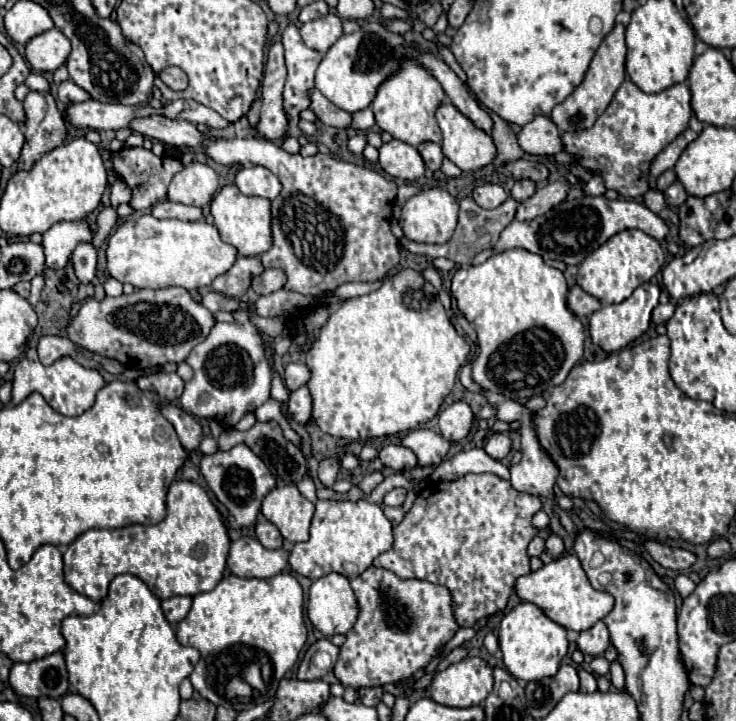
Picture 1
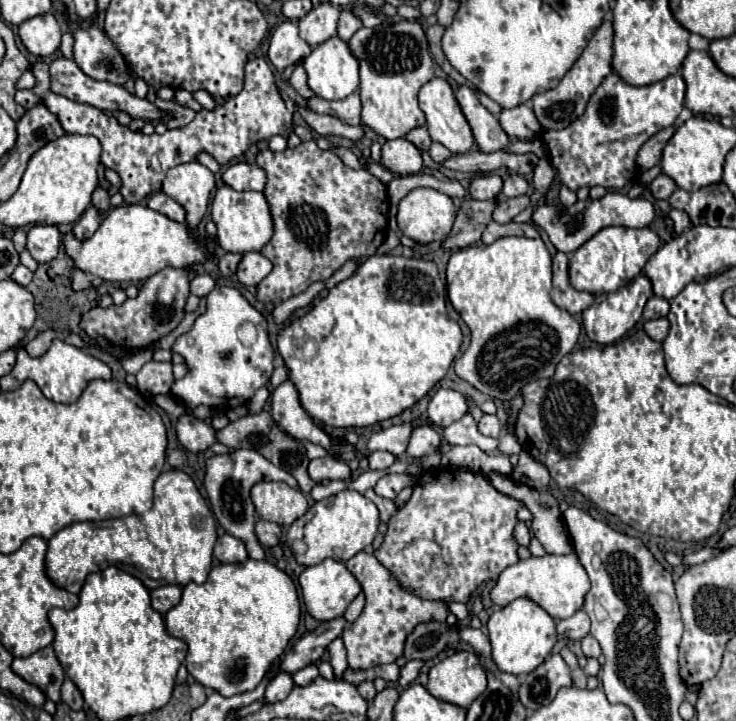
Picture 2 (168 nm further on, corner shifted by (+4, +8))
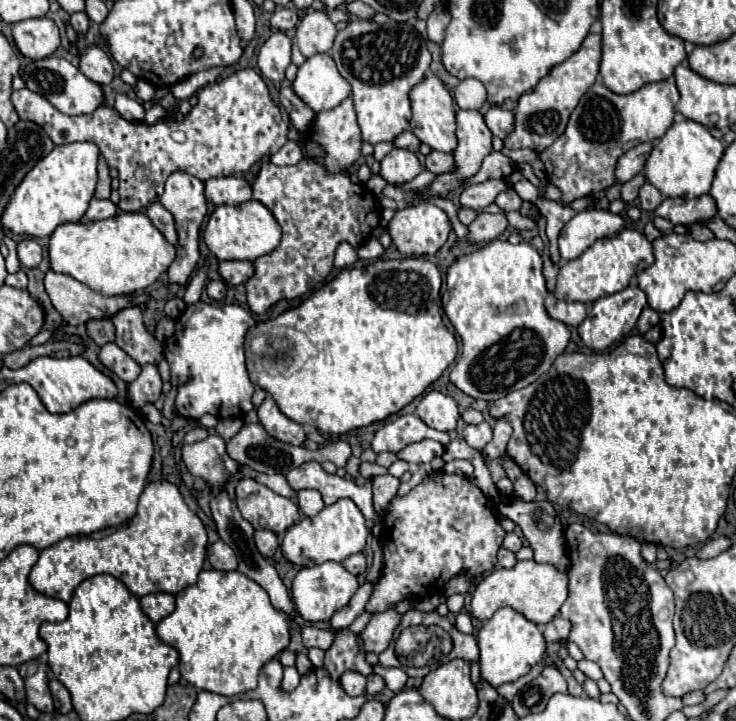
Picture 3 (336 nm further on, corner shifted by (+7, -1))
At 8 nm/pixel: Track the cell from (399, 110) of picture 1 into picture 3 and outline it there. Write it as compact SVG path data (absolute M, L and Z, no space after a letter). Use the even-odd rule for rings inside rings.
M351 20L345 30L341 30L335 38L335 46L329 52L333 60L337 62L337 68L341 76L351 84L351 98L355 104L357 120L361 126L363 142L369 144L379 144L379 142L393 142L401 132L409 130L409 120L411 120L411 102L409 102L409 92L413 86L417 86L431 64L431 52L427 50L425 38L411 26L409 22L387 22L387 24L377 24L373 20Z

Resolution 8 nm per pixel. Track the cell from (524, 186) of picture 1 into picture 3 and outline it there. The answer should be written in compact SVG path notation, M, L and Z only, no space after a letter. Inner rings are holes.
M505 190L505 192L501 192L501 194L497 196L497 200L495 200L495 204L497 204L503 212L519 210L519 208L521 208L521 202L523 202L523 200L517 196L515 190Z

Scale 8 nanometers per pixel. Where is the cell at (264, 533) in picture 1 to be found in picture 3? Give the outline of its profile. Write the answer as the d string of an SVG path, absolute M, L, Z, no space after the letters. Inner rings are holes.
M257 530L257 532L255 532L255 542L257 542L259 552L261 552L265 558L271 558L271 556L275 554L275 548L279 546L277 534L271 532L271 530Z

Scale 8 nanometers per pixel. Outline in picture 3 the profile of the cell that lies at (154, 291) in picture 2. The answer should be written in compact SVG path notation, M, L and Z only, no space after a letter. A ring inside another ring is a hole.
M173 172L167 182L165 182L165 192L159 198L159 202L173 214L175 224L177 224L177 234L179 234L179 248L177 248L177 258L167 270L167 284L179 284L185 286L189 282L191 272L195 270L199 262L199 232L203 218L207 214L207 198L205 198L205 184L187 174L187 172Z

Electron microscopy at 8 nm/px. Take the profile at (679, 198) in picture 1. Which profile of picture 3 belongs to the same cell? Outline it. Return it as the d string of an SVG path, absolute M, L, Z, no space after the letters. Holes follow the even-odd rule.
M645 182L645 184L643 184L643 188L641 188L641 192L639 192L641 208L643 208L643 210L649 210L649 212L653 212L653 210L657 208L657 204L661 204L661 200L663 200L661 192L659 192L653 184Z

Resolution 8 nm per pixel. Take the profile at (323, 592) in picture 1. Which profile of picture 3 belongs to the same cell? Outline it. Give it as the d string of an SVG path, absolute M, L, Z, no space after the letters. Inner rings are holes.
M323 562L317 566L301 568L291 584L291 596L295 610L303 616L305 622L327 622L337 610L341 610L345 604L349 604L353 592L357 592L359 582L353 574L349 574L341 564L337 562Z

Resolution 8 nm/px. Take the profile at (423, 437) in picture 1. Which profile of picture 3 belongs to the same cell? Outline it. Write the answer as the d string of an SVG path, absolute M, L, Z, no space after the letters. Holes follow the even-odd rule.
M421 440L421 442L415 442L415 444L409 444L407 448L403 448L397 458L399 460L405 460L409 464L425 464L425 462L431 462L435 456L441 456L443 454L443 446L435 440Z

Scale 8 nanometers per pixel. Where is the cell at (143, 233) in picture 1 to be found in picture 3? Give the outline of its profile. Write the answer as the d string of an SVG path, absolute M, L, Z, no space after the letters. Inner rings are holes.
M119 212L113 218L97 220L93 224L79 224L79 222L61 224L51 234L49 260L51 260L51 270L69 274L103 296L119 296L119 294L131 294L135 290L143 290L151 286L163 272L167 272L169 264L175 260L175 246L169 244L165 236L161 236L161 232L151 224L151 220L143 212Z

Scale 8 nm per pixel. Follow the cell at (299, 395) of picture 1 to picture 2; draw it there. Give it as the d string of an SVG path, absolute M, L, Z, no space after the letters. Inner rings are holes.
M290 381L280 383L272 391L270 413L272 413L272 419L276 421L276 425L284 433L292 435L294 439L304 439L314 445L322 445L324 449L332 447L332 439L302 409L300 399L298 399L298 391Z

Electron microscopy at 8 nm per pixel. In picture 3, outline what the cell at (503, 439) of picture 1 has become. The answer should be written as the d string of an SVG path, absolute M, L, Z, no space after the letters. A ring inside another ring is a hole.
M481 422L481 424L477 424L477 426L465 426L463 438L467 440L469 446L481 450L481 448L485 448L485 446L491 442L493 430L491 430L491 426L489 426L487 422Z

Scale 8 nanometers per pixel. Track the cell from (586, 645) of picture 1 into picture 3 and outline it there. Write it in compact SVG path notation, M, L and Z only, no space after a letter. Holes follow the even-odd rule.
M555 616L543 630L543 636L547 642L561 642L561 640L567 640L569 638L569 632L571 632L571 624L569 620L565 620L563 616Z

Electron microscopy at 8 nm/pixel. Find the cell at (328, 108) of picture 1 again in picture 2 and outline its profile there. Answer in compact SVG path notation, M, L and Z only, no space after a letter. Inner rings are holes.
M298 65L298 67L292 71L292 75L290 75L290 83L292 83L292 87L294 87L304 99L308 99L308 95L314 95L314 93L310 91L308 83L306 83L306 71L304 71L302 65Z

